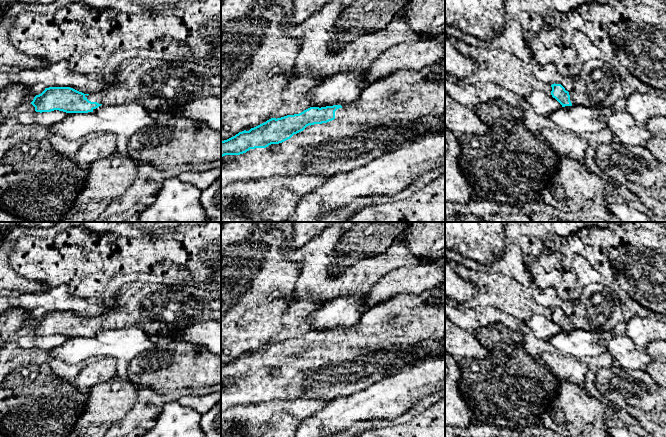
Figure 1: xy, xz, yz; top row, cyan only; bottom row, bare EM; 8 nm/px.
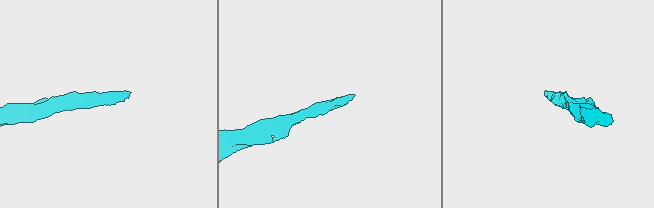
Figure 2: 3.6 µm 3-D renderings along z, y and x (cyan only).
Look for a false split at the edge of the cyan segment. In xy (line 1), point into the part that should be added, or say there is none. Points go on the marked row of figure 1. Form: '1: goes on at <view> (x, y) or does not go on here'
1: does not go on here

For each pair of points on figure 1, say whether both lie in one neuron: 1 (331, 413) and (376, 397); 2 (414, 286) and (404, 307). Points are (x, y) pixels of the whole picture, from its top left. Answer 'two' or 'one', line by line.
1: one
2: two

